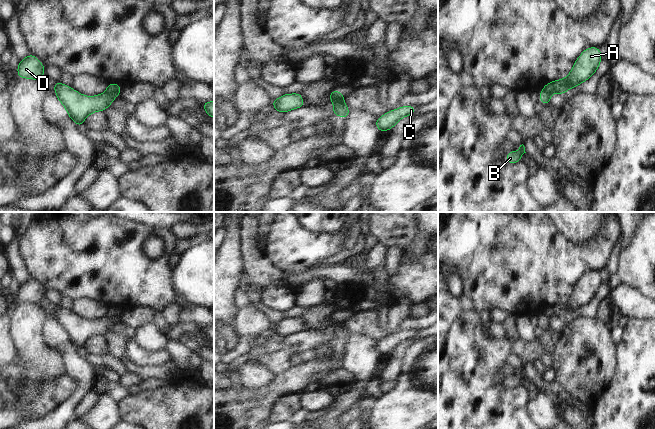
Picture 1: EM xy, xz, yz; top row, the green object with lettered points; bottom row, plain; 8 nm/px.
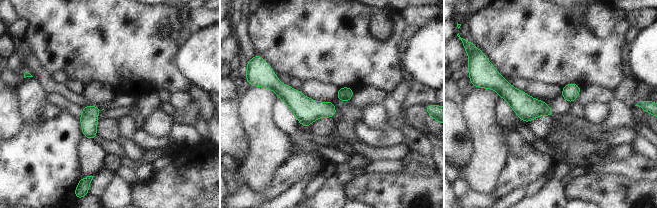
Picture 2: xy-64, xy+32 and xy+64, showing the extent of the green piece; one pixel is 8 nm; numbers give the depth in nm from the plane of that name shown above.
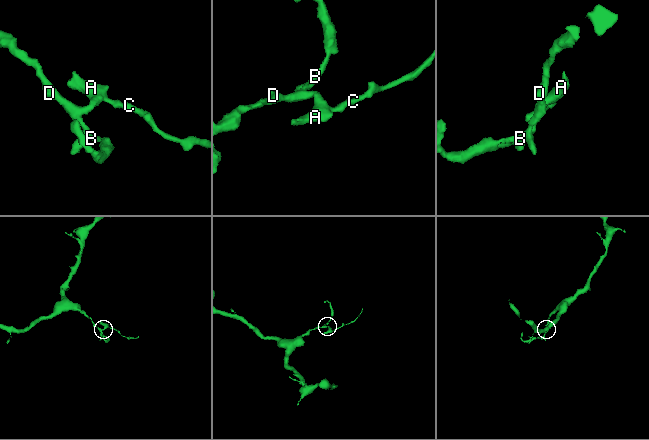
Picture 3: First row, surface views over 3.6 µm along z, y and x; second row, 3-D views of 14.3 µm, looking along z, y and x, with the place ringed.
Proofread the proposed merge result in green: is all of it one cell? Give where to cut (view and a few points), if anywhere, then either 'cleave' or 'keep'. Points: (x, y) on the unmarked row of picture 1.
cut xy (106, 315), (116, 320); cleave

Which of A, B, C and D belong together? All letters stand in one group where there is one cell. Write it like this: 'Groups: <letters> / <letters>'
Groups: A C / B D.

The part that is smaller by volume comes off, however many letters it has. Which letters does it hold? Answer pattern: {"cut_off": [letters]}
{"cut_off": ["A", "C"]}

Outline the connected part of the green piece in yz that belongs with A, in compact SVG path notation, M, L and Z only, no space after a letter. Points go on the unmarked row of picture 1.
M591 271L585 273L575 285L571 296L565 303L547 307L543 314L549 318L565 318L567 314L588 304L596 296L601 284L600 272Z

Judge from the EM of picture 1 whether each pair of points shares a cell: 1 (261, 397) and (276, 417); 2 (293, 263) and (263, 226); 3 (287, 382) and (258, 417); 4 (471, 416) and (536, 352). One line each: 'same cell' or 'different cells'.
1: different cells
2: different cells
3: same cell
4: different cells

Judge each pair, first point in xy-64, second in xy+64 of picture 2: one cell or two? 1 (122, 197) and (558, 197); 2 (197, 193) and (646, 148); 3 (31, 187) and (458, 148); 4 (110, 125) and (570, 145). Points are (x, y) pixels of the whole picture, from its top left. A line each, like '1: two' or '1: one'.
1: one
2: two
3: two
4: two

